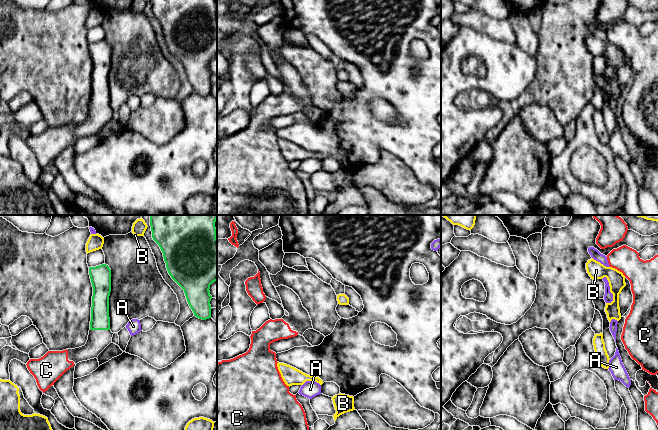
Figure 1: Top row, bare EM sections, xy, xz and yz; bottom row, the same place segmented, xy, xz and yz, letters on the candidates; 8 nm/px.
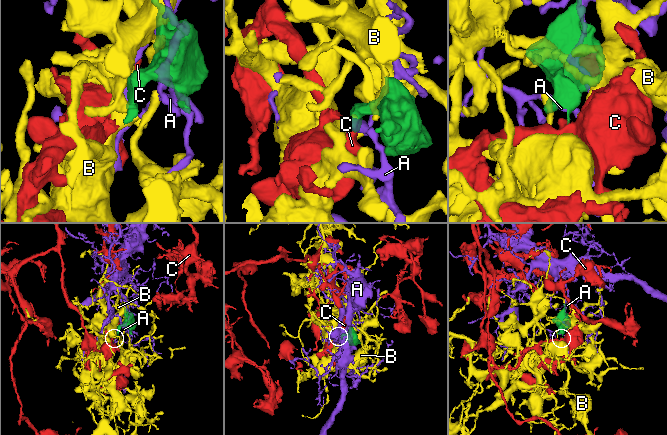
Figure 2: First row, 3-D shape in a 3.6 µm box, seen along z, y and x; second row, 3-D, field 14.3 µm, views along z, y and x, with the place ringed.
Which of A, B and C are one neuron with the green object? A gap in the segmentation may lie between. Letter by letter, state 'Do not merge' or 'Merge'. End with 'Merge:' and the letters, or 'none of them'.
A: Do not merge
B: Do not merge
C: Merge
Merge: C

